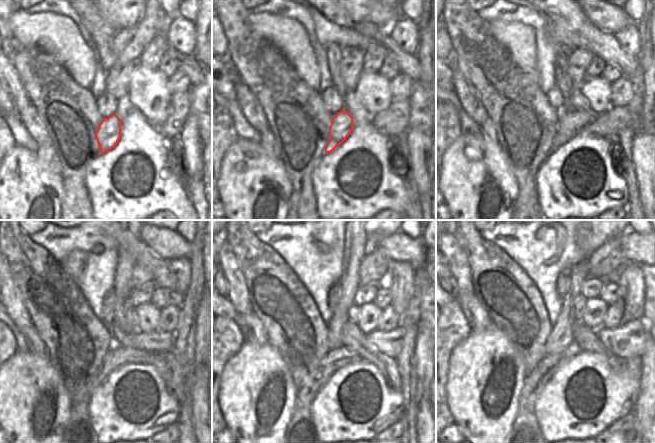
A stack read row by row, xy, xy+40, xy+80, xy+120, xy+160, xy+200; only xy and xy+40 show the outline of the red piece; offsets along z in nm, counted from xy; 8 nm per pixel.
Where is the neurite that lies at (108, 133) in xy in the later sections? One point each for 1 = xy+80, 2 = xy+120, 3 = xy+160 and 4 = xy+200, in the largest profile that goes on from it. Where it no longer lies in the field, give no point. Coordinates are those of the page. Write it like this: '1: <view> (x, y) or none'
1: xy+80 (569, 122)
2: xy+120 (160, 342)
3: xy+160 (390, 343)
4: xy+200 (629, 340)

